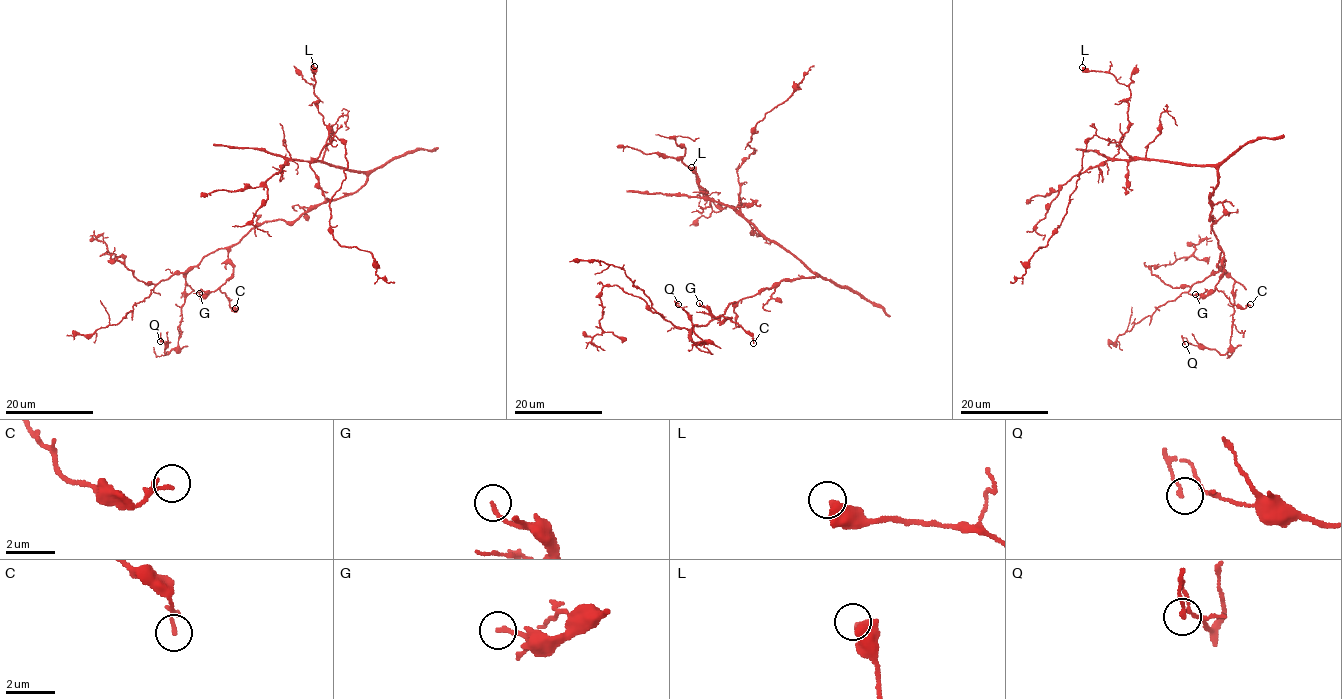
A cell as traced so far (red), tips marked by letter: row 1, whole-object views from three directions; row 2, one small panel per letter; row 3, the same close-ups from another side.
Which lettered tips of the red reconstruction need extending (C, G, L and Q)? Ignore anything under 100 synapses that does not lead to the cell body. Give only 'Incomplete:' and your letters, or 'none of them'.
Incomplete: none of them

